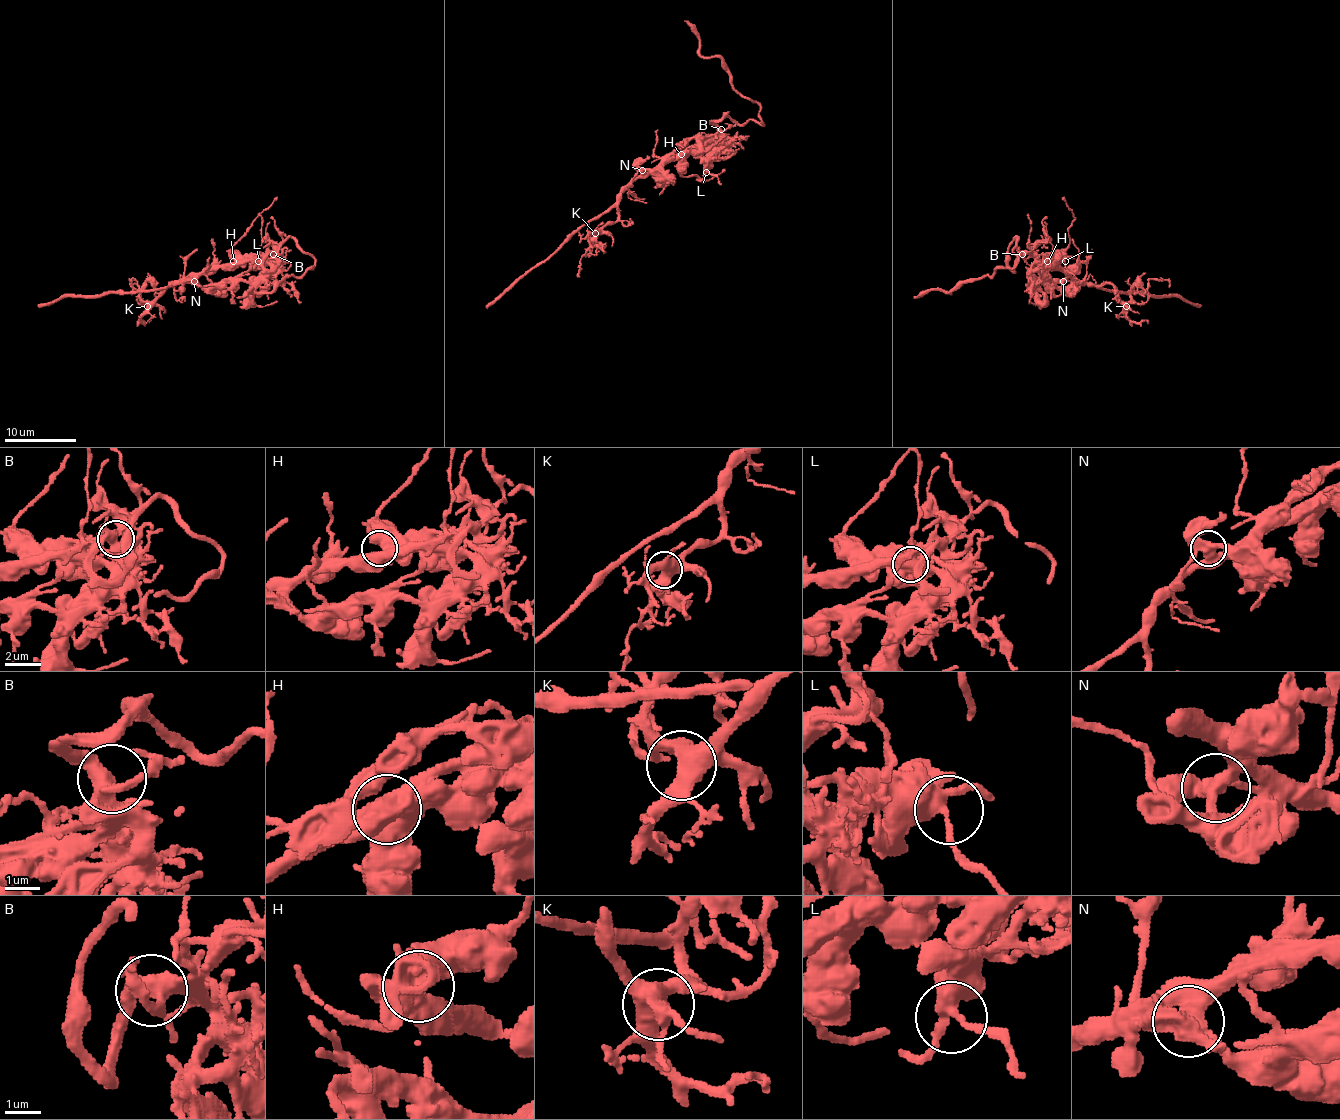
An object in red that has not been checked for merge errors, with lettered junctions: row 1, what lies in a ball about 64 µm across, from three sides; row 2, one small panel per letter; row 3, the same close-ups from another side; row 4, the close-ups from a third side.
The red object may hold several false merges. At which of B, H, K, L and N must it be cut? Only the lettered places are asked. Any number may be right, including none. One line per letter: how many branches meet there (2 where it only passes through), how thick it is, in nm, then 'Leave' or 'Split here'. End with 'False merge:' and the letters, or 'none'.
B: Branches: 3. Thickness 420 nm. Leave
H: Branches: 2. Thickness 600 nm. Leave
K: Branches: 4. Thickness 550 nm. Leave
L: Branches: 3. Thickness 360 nm. Leave
N: Branches: 4. Thickness 420 nm. Split here
False merge: N

